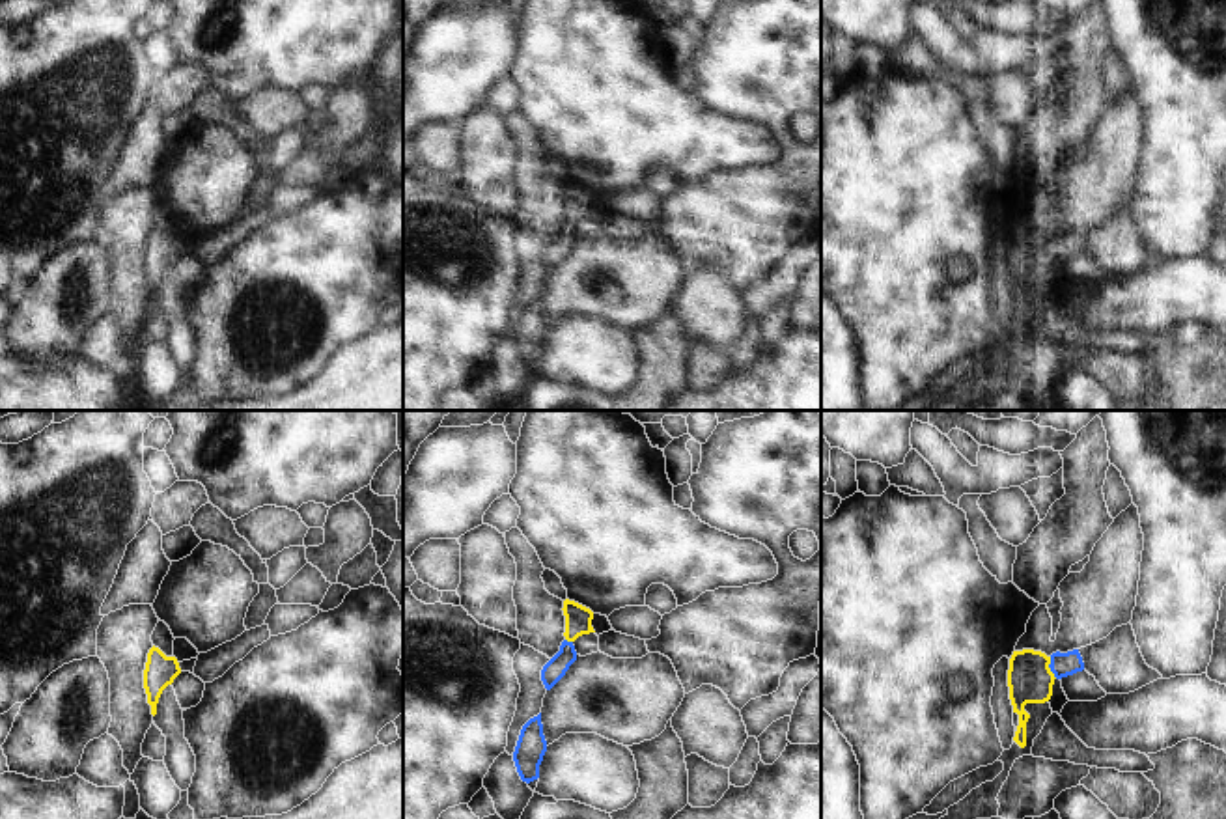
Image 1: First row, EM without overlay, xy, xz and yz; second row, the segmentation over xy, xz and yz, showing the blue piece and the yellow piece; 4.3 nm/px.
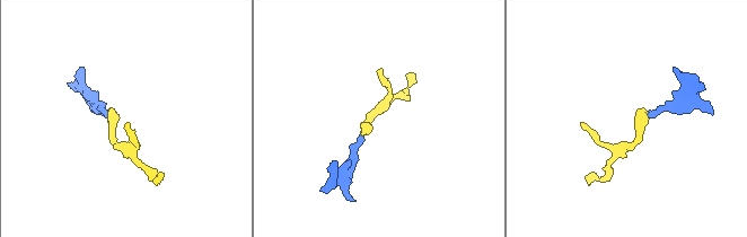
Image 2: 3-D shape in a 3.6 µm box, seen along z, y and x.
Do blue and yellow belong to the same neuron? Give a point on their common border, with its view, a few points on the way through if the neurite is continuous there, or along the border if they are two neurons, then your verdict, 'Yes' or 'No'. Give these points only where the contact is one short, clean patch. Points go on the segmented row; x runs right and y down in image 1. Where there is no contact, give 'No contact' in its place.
Touches blue at yz (1049, 666). Path across: yz (1062, 665), (1049, 666), (1030, 680). Yes.

